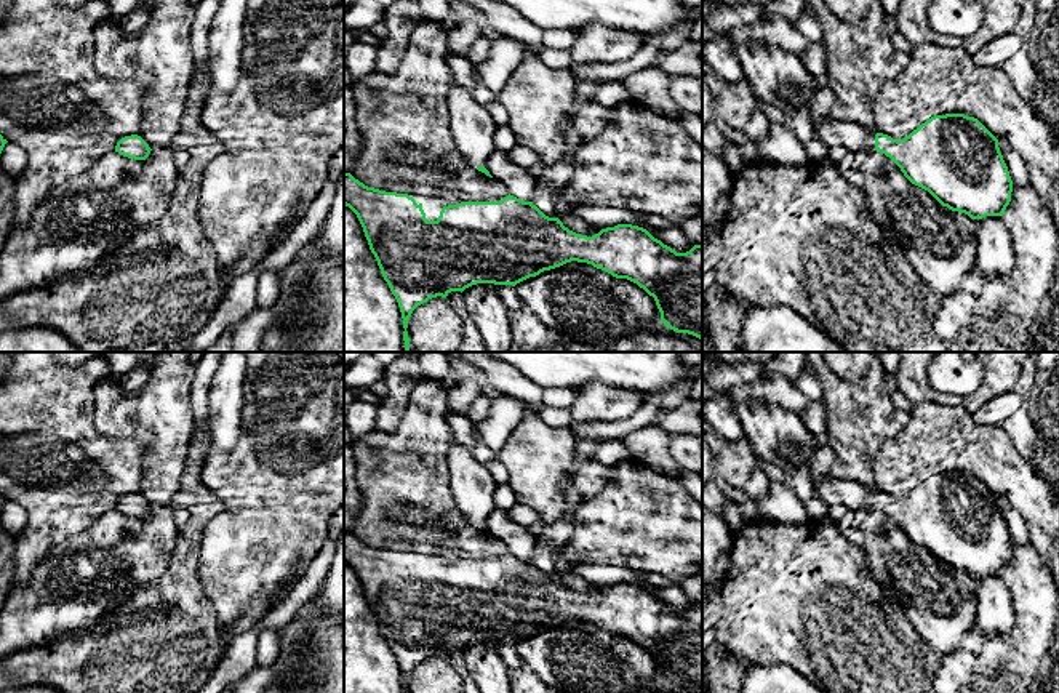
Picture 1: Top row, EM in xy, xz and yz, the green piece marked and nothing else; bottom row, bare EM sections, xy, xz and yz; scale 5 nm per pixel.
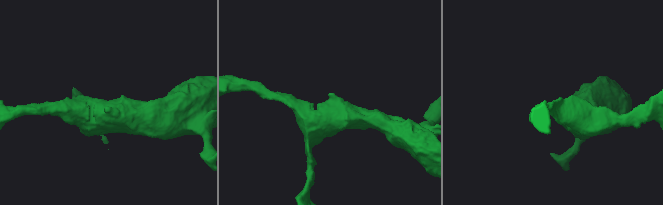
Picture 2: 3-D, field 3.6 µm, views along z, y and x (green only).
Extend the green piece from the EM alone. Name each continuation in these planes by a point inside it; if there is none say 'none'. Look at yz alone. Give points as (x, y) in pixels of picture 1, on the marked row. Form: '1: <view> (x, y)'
1: yz (834, 133)

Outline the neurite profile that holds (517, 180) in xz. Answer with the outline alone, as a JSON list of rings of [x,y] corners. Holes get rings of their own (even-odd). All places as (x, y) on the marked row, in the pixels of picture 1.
[[[498,149],[491,152],[485,168],[507,187],[510,195],[523,202],[533,202],[537,182],[525,166],[512,162],[507,152]]]

